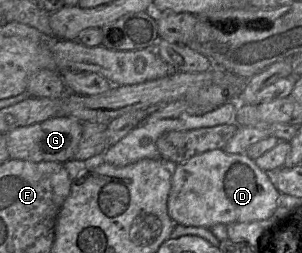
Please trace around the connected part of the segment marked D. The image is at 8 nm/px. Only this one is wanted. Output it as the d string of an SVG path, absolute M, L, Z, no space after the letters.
M216 149L172 168L167 211L177 224L210 229L216 224L267 220L278 206L279 195L272 174L260 169L245 153L230 154Z

